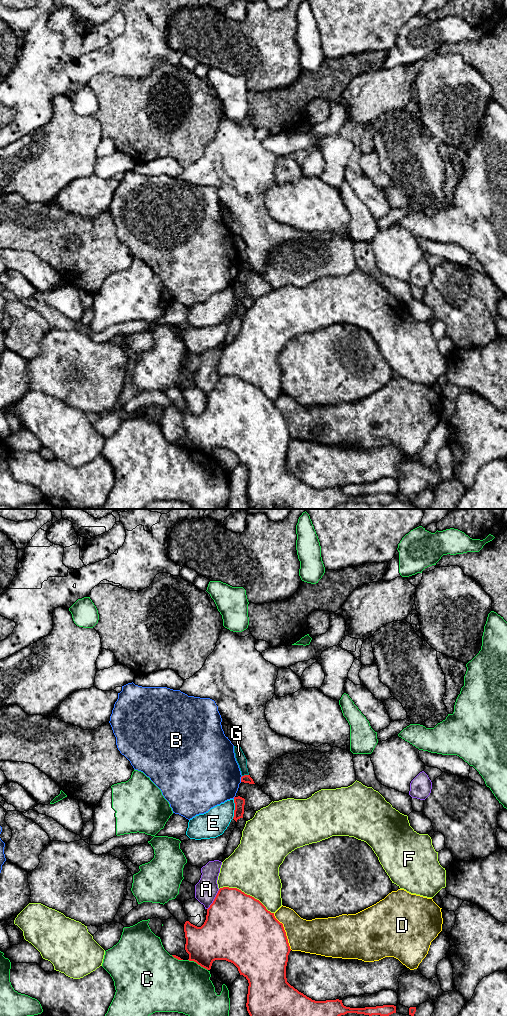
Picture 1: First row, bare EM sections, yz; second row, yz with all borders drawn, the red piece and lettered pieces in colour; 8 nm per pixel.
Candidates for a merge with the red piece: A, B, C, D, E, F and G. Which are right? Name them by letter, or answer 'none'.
none

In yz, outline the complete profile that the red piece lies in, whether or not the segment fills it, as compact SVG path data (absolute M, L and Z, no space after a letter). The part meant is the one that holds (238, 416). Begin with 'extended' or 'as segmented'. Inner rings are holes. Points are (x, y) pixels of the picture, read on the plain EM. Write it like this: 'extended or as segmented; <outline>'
as segmented; M220 376L213 391L207 397L206 408L201 415L186 409L184 412L186 426L185 438L189 449L210 458L215 448L226 448L233 451L249 471L247 482L247 499L252 509L335 509L347 501L364 503L389 504L396 501L396 494L383 493L365 496L350 496L343 493L342 488L315 489L299 480L287 470L286 454L291 439L283 412L280 411L266 395L254 385L237 376Z

